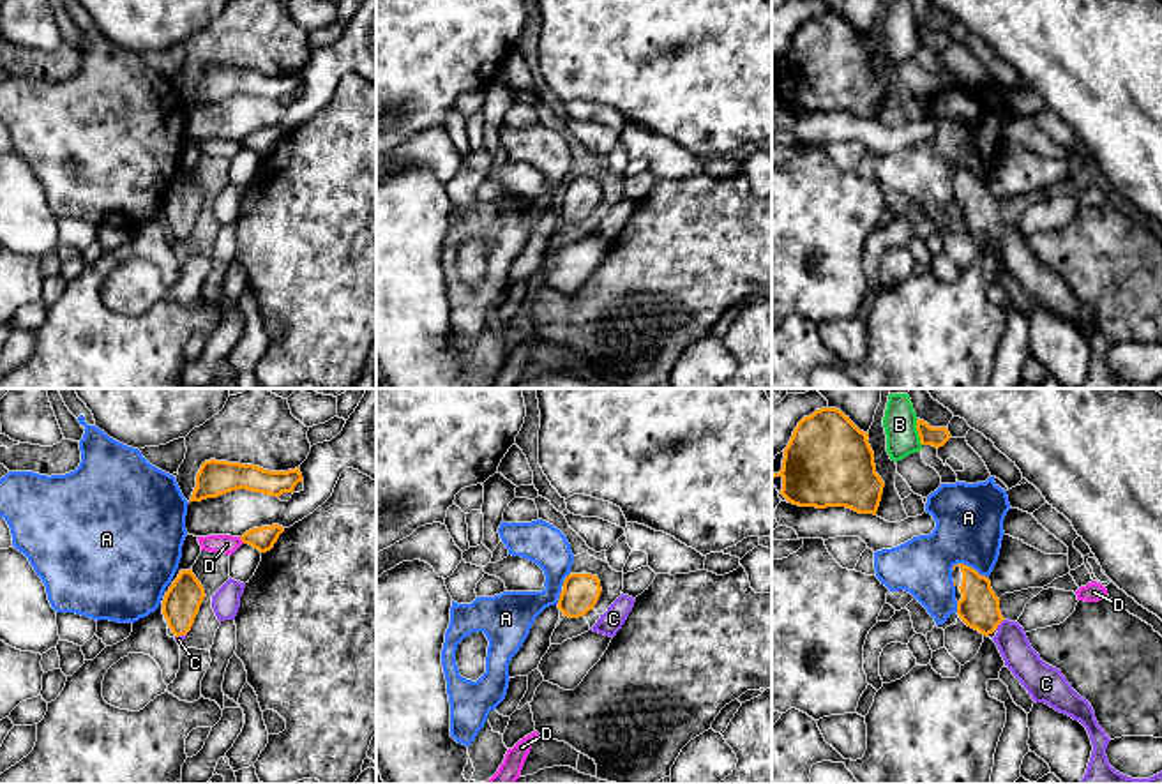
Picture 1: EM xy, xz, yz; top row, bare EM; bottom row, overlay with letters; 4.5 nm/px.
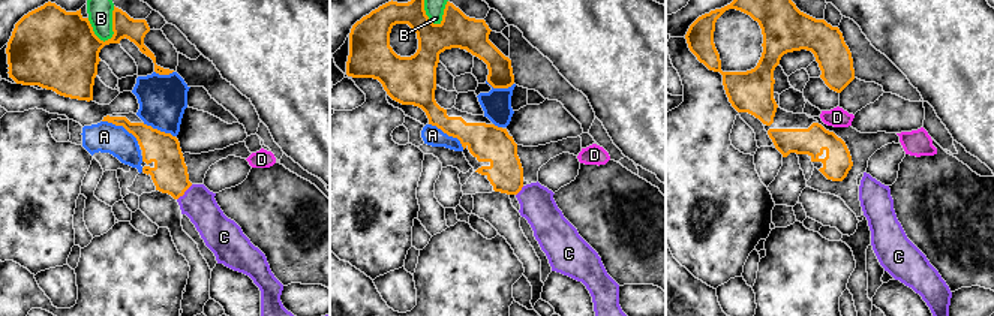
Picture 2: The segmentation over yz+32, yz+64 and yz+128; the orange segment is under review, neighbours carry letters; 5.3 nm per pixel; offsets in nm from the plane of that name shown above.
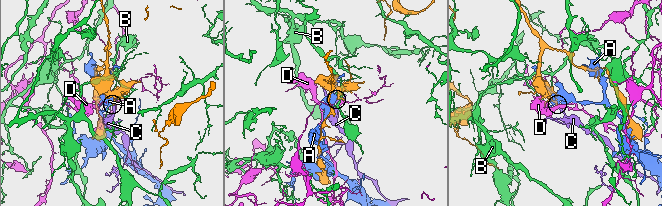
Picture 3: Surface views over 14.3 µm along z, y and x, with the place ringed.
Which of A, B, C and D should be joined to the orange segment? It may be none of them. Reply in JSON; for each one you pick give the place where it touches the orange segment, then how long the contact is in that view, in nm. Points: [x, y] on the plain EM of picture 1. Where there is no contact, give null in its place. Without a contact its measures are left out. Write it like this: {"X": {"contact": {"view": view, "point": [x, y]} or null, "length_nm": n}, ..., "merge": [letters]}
{"C": {"contact": {"view": "yz", "point": [1000, 226]}, "length_nm": 70}, "merge": ["C"]}

